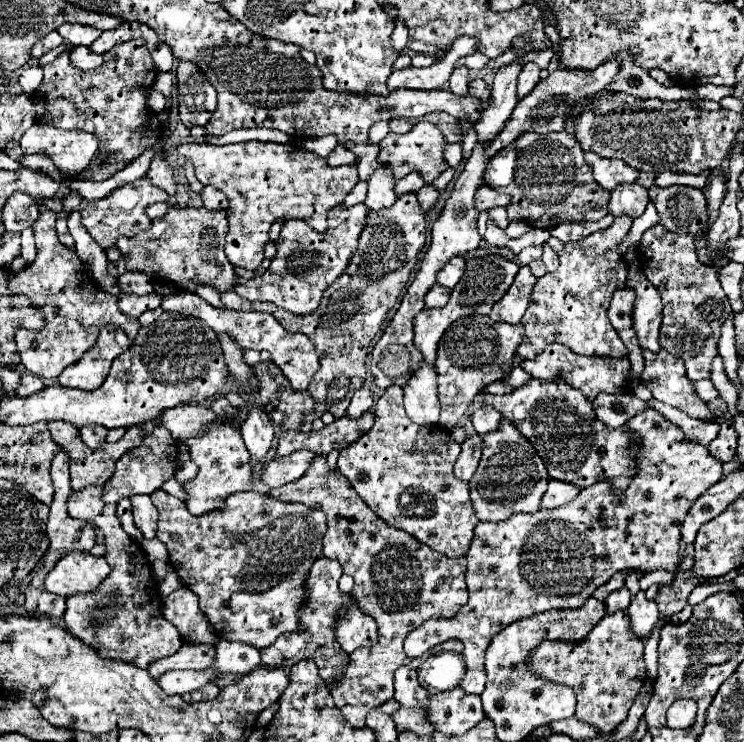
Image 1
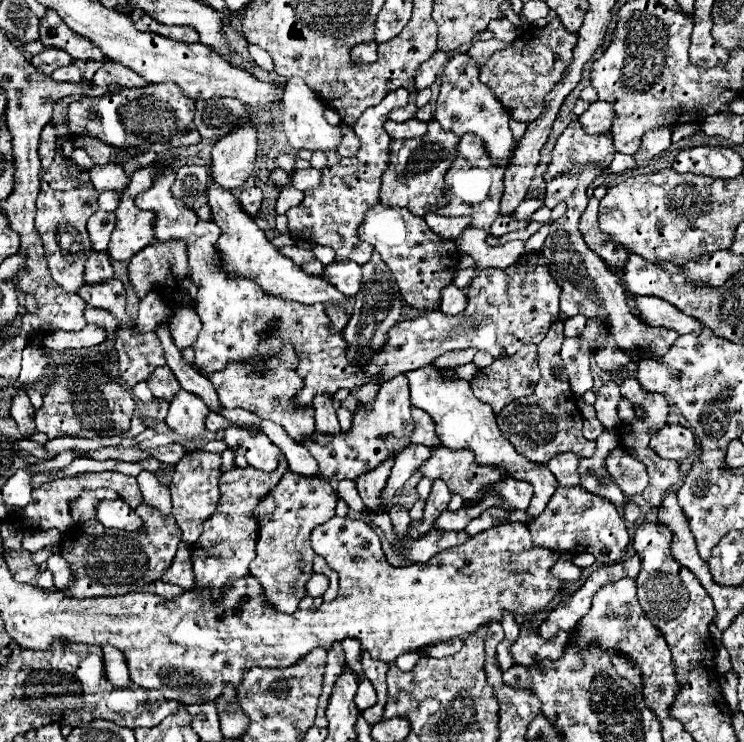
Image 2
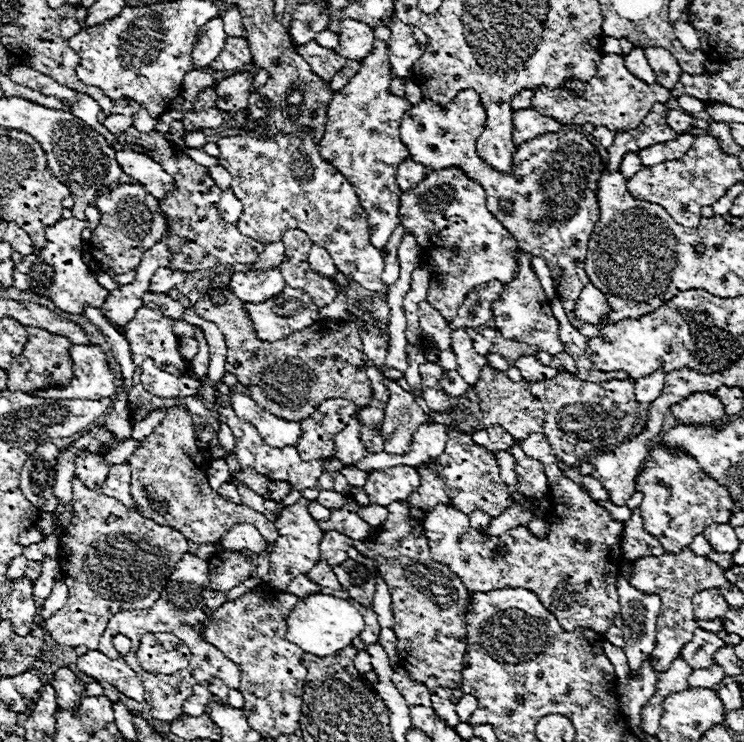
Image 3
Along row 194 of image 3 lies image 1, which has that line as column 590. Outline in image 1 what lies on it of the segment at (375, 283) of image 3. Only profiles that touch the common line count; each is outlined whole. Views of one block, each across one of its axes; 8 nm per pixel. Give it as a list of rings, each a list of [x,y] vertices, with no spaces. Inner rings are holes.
[[[620,216],[610,228],[594,232],[580,242],[564,244],[564,248],[558,252],[560,268],[538,278],[532,290],[530,306],[522,318],[526,336],[518,348],[520,358],[534,358],[552,342],[564,344],[580,356],[628,356],[626,346],[610,326],[606,310],[612,294],[626,286],[628,272],[626,262],[618,252],[618,244],[624,240],[630,226],[632,218]]]

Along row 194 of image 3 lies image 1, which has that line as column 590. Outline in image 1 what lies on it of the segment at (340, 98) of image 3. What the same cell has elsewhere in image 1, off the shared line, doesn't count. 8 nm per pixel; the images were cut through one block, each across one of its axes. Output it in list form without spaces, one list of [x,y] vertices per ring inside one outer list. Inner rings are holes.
[[[550,344],[534,360],[520,360],[520,366],[528,374],[532,374],[532,378],[538,378],[538,380],[562,378],[564,382],[568,382],[576,390],[582,390],[582,394],[586,394],[586,398],[590,398],[590,400],[594,400],[594,392],[618,392],[618,394],[622,394],[628,390],[626,380],[624,380],[624,374],[630,370],[628,358],[620,358],[620,360],[618,358],[598,358],[598,356],[586,358],[586,356],[574,354],[570,348],[566,348],[562,344]]]

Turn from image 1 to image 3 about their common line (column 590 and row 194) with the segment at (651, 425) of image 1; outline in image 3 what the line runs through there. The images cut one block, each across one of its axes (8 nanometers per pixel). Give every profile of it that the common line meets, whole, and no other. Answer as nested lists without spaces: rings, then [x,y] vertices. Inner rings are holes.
[[[460,90],[458,96],[450,102],[446,110],[440,110],[438,104],[432,100],[422,100],[416,104],[406,116],[402,116],[402,142],[406,148],[410,148],[410,156],[414,162],[422,164],[428,170],[444,170],[444,168],[460,168],[470,180],[476,180],[484,192],[486,192],[486,204],[494,216],[502,222],[502,226],[518,240],[518,248],[522,252],[530,252],[532,256],[540,256],[546,260],[556,294],[564,306],[566,312],[574,310],[574,302],[578,300],[582,288],[586,286],[588,276],[584,272],[584,260],[588,252],[588,240],[590,234],[600,220],[600,208],[596,200],[598,182],[600,182],[600,166],[604,164],[602,156],[596,152],[596,148],[576,130],[560,130],[550,136],[538,136],[526,144],[520,144],[514,148],[512,154],[512,170],[510,172],[498,172],[490,168],[476,150],[478,136],[484,132],[486,124],[486,110],[480,102],[480,96],[472,90]]]

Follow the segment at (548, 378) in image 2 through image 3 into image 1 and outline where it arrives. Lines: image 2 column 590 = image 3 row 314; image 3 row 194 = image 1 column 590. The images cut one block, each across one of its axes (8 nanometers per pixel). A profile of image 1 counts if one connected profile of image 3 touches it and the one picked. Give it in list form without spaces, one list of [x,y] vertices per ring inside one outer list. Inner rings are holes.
[[[562,378],[552,382],[530,380],[526,386],[504,396],[486,394],[482,404],[494,406],[516,426],[520,422],[518,430],[538,450],[538,456],[542,462],[546,462],[546,470],[554,480],[568,482],[578,488],[606,480],[612,484],[616,494],[622,496],[630,484],[630,478],[634,478],[638,472],[636,452],[630,450],[636,444],[634,434],[630,434],[626,426],[608,428],[604,422],[600,422],[594,414],[592,402],[580,390],[562,382]]]

